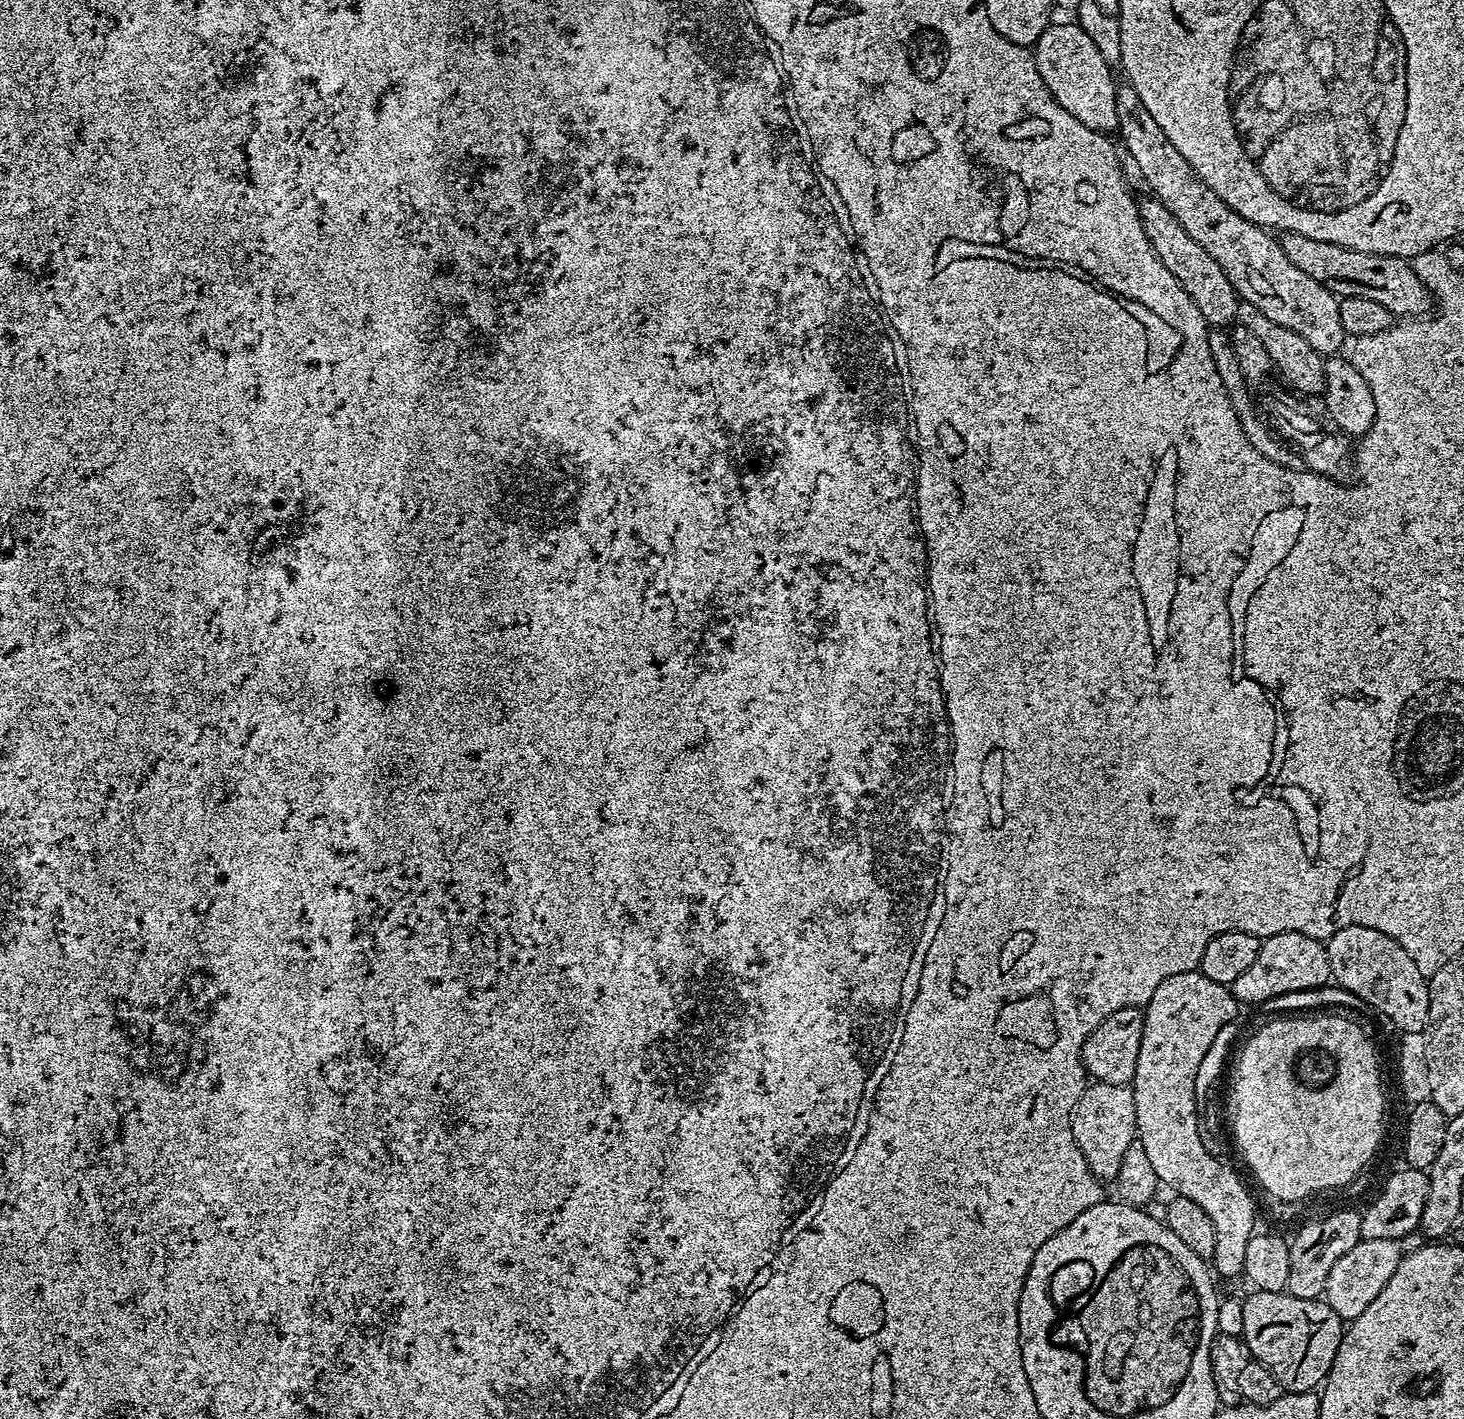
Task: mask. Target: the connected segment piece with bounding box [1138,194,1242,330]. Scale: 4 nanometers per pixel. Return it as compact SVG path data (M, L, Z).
M1151 194L1145 197L1145 200L1141 199L1138 204L1140 222L1162 266L1166 266L1166 270L1174 274L1182 290L1190 294L1194 306L1198 306L1198 314L1202 314L1209 326L1216 330L1224 330L1235 325L1242 301L1236 295L1230 278L1226 278L1222 266L1218 266L1218 262L1214 262L1214 258L1210 258L1210 254L1206 254L1206 250L1202 250L1202 246L1198 246L1198 242L1194 242L1190 234L1186 234L1186 230L1182 230L1182 222L1178 222L1178 218L1174 218L1174 214L1170 214L1170 210L1166 210L1166 206L1162 206L1160 200Z

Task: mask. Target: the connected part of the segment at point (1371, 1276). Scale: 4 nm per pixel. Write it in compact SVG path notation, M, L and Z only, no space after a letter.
M1386 1238L1360 1239L1354 1246L1354 1250L1346 1250L1338 1262L1330 1270L1330 1278L1326 1278L1323 1299L1328 1301L1334 1314L1338 1314L1341 1320L1351 1322L1382 1294L1386 1282L1394 1278L1394 1270L1398 1270L1402 1255L1401 1245L1395 1240Z

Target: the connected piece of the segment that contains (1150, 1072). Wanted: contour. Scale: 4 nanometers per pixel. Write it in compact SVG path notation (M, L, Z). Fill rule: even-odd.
M1183 972L1174 974L1154 990L1150 1002L1143 1005L1144 1025L1142 1026L1142 1046L1138 1046L1138 1070L1131 1082L1134 1094L1134 1110L1136 1111L1136 1134L1142 1142L1142 1150L1146 1150L1146 1158L1150 1158L1154 1166L1154 1174L1158 1174L1161 1185L1177 1196L1194 1198L1206 1214L1210 1214L1210 1222L1214 1222L1214 1230L1218 1234L1218 1242L1214 1246L1214 1272L1217 1277L1237 1276L1244 1271L1246 1258L1246 1242L1250 1242L1252 1233L1257 1231L1256 1204L1248 1193L1246 1185L1232 1168L1227 1168L1200 1137L1200 1118L1198 1097L1194 1094L1194 1078L1198 1078L1198 1066L1202 1066L1202 1058L1206 1058L1206 1050L1210 1050L1210 1042L1218 1038L1218 1030L1222 1026L1233 1023L1237 1018L1238 1005L1232 996L1231 987L1219 984L1201 972Z

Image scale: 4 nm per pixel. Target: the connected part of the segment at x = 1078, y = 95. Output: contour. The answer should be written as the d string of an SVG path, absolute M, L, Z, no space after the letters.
M1049 23L1034 45L1036 69L1054 102L1058 102L1066 114L1074 114L1074 118L1078 118L1082 126L1090 126L1090 130L1108 134L1118 129L1118 84L1112 81L1110 62L1094 42L1091 31L1076 24Z

